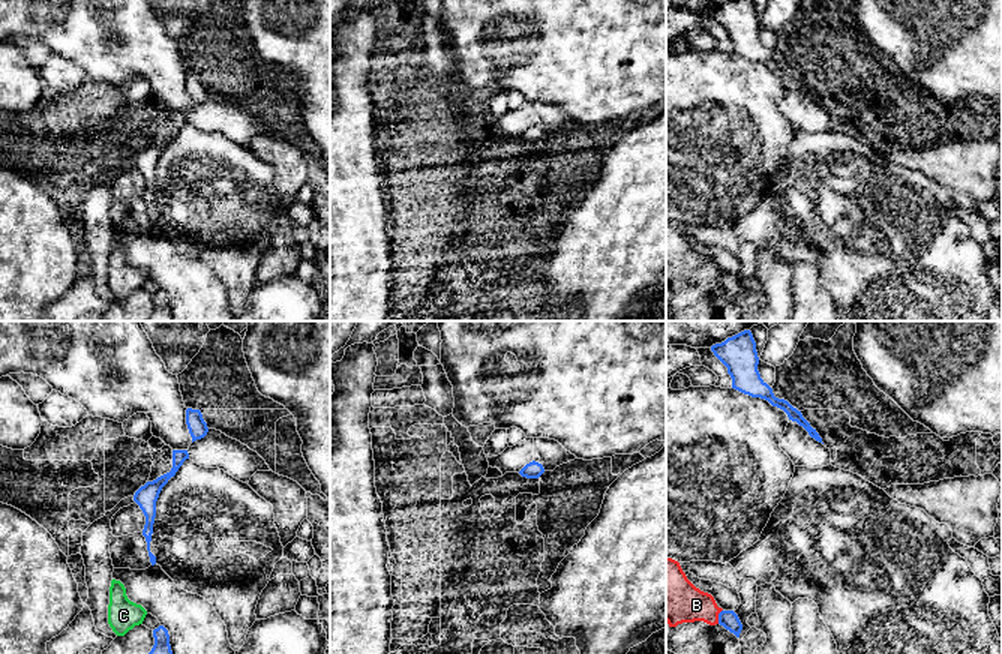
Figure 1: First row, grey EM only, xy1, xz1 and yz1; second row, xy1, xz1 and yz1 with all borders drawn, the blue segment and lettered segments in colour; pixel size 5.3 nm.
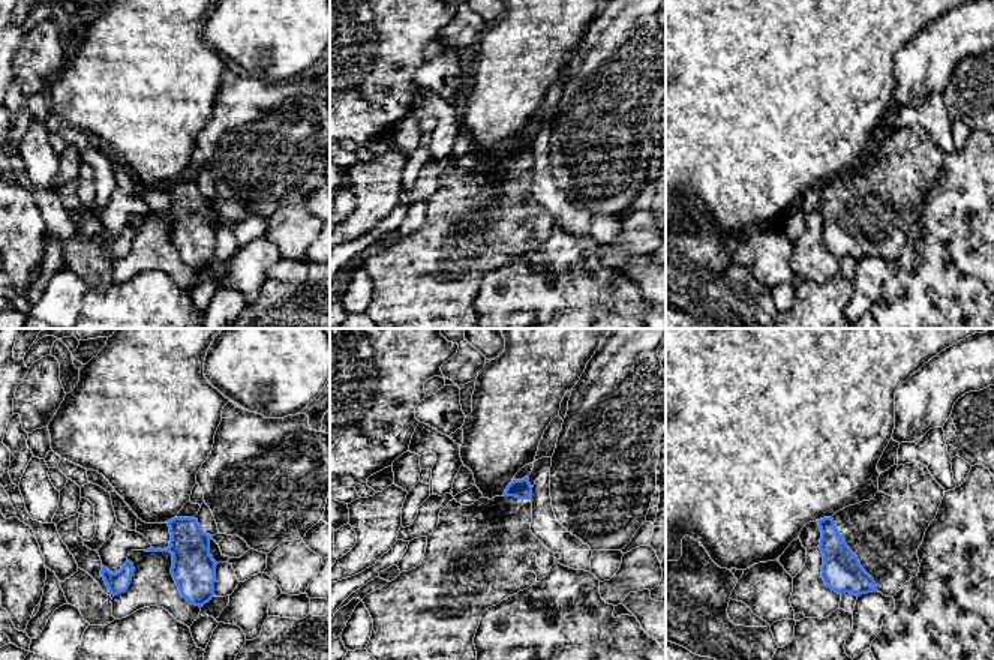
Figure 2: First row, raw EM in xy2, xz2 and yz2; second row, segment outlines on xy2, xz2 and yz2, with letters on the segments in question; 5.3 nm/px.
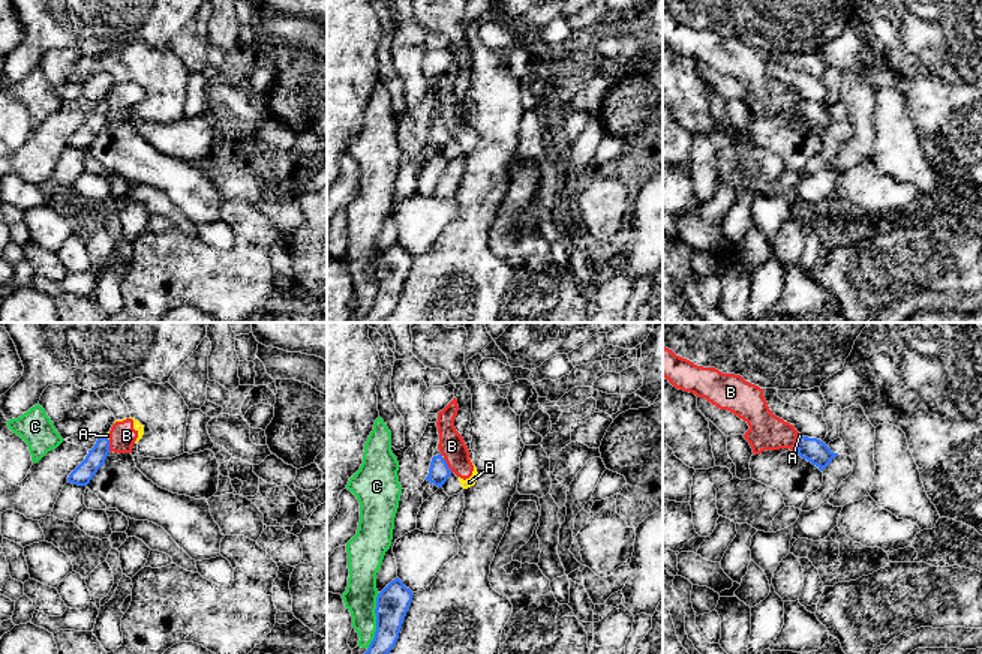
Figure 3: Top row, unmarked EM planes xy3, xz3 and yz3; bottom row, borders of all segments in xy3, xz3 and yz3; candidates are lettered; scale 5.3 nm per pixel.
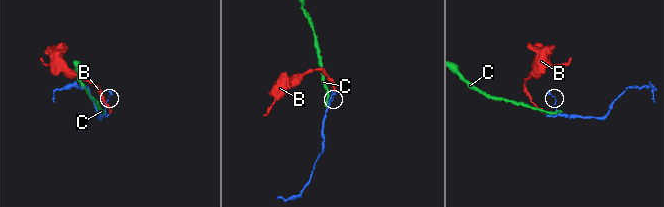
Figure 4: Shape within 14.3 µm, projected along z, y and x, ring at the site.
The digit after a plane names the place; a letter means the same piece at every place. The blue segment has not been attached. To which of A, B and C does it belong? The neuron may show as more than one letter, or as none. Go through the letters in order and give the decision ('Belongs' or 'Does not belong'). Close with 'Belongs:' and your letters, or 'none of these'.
A: Does not belong
B: Does not belong
C: Does not belong
Belongs: none of these

